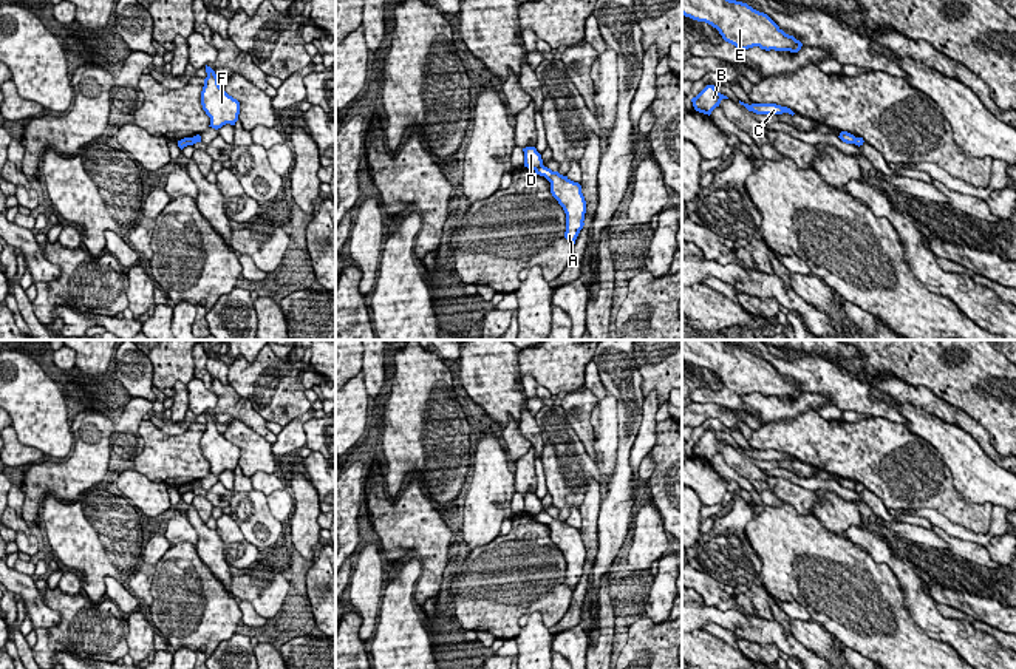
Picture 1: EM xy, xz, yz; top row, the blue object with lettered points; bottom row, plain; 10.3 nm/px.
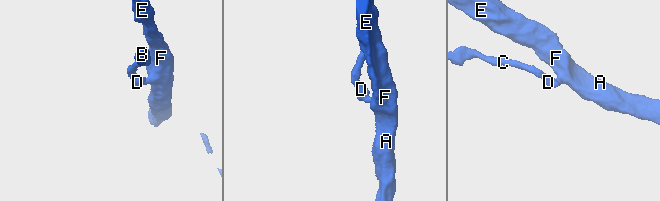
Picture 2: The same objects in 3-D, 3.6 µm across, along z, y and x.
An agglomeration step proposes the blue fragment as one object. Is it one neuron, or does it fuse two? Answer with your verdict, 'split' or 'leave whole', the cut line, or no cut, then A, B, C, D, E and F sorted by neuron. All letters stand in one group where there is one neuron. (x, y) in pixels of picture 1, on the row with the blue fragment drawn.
split; cut in xz along (542, 164), (535, 170); A E F / B C D

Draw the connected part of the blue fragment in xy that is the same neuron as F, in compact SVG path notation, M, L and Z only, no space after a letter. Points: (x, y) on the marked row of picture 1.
M206 65L207 77L201 91L201 105L210 117L212 128L218 130L226 124L235 125L240 114L240 102L229 96L218 83L215 71Z

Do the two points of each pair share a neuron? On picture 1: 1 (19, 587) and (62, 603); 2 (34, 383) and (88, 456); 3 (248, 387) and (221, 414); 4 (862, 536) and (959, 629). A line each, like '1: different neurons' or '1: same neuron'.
1: different neurons
2: different neurons
3: different neurons
4: same neuron

